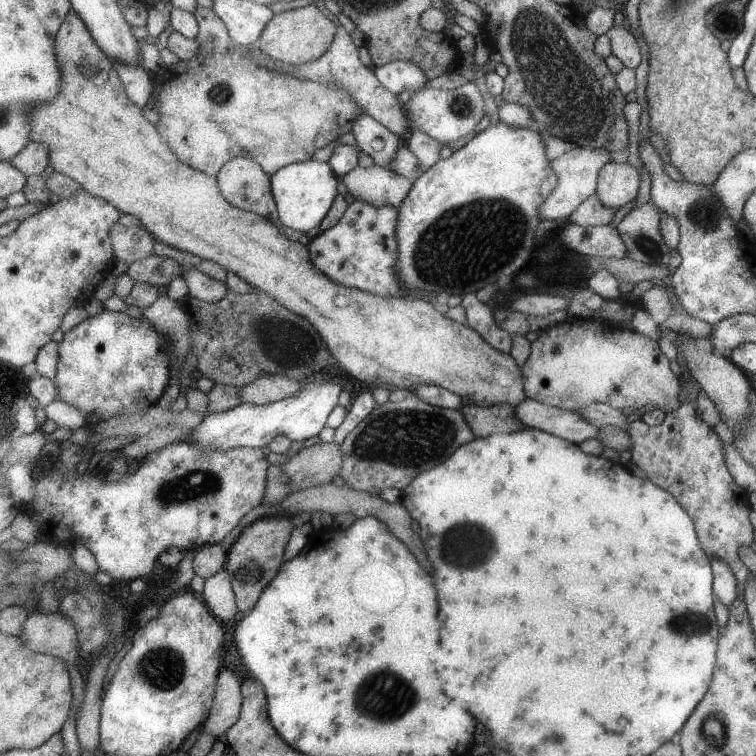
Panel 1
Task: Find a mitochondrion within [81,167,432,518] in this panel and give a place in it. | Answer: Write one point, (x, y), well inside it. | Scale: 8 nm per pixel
(190, 485)

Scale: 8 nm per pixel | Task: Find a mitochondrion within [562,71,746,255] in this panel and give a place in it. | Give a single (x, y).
(703, 213)

